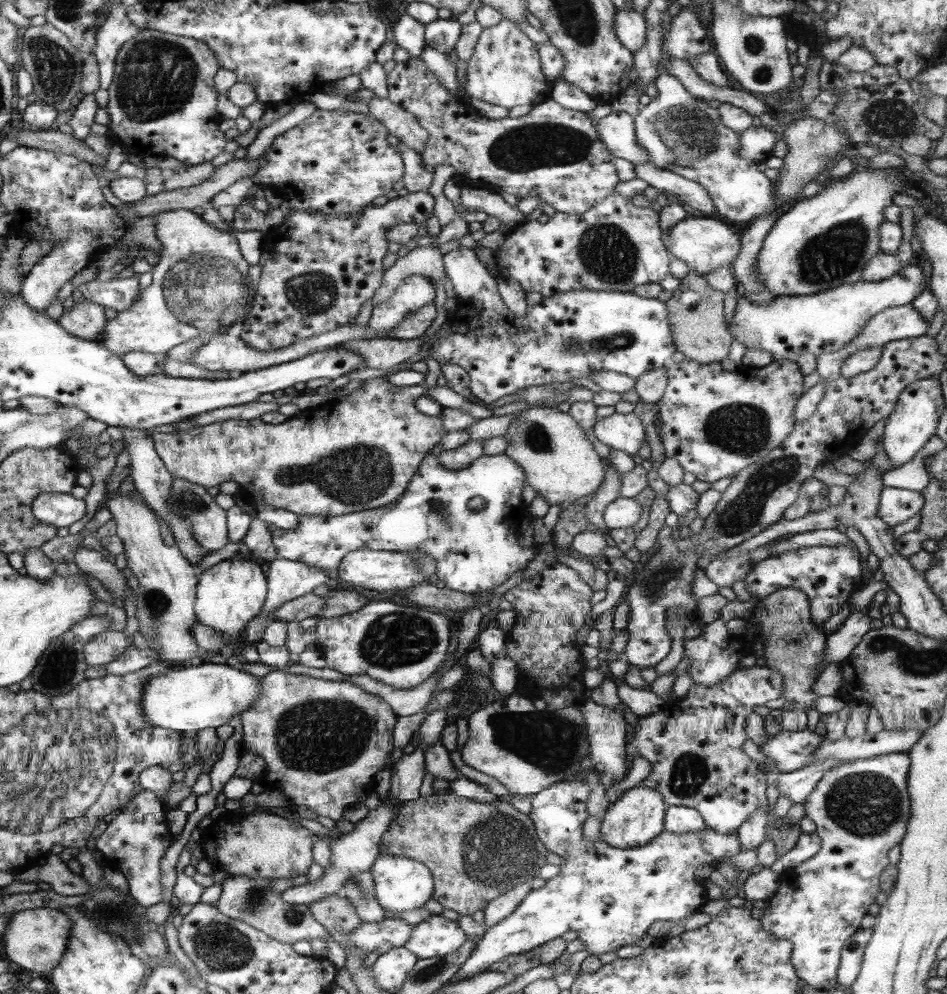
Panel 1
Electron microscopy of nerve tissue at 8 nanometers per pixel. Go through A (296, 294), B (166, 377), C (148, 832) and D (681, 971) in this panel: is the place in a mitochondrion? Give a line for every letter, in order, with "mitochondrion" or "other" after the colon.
A: mitochondrion
B: other
C: other
D: mitochondrion

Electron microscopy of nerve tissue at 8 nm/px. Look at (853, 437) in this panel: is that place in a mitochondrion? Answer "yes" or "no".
no

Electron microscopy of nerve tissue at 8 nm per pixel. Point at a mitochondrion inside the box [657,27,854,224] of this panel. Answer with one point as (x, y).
(755, 46)

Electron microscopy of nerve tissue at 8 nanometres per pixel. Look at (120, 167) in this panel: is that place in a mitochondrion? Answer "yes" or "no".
no

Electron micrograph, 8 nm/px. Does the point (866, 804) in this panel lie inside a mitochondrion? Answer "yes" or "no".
yes

